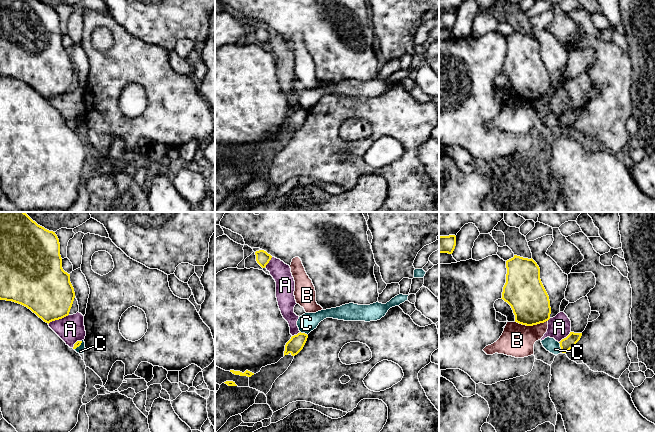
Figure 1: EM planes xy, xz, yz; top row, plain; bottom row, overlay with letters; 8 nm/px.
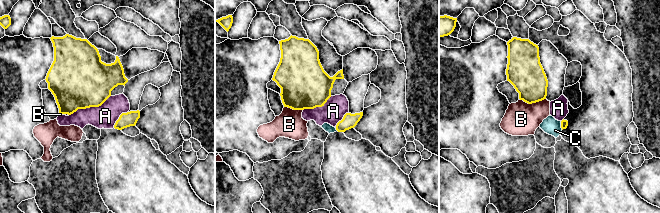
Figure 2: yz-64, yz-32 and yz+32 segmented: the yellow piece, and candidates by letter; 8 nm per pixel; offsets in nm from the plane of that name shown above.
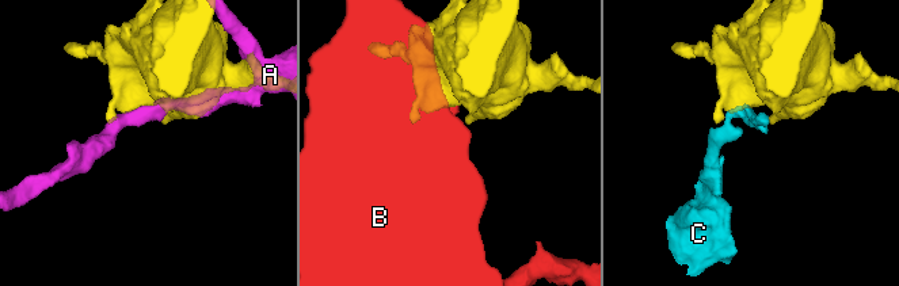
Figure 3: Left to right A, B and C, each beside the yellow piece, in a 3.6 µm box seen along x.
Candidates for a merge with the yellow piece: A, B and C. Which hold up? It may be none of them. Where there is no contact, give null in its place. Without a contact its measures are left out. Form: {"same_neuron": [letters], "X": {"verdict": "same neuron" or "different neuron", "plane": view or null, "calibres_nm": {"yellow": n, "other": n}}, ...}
{"same_neuron": [], "A": {"verdict": "different neuron", "plane": "xy", "calibres_nm": {"yellow": 400, "other": 220}}, "B": {"verdict": "different neuron", "plane": "yz", "calibres_nm": {"yellow": 320, "other": 260}}, "C": {"verdict": "different neuron", "plane": "yz", "calibres_nm": {"yellow": 100, "other": 110}}}

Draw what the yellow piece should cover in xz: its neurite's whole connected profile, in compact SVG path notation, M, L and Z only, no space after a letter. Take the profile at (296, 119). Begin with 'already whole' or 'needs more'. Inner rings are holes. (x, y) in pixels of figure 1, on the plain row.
already whole; M298 109L291 113L291 115L285 121L284 132L289 129L292 132L297 131L304 123L307 117L308 111L305 109Z

